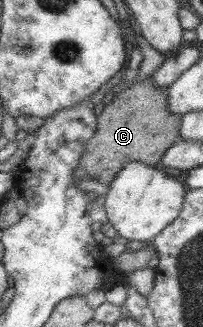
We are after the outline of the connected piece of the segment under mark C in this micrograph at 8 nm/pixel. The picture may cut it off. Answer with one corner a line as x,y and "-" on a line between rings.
154,74
145,80
136,81
135,85
116,94
114,100
104,109
99,109
99,128
94,138
90,140
81,161
82,168
88,171
92,179
110,185
124,169
125,164
132,161
148,163
150,166
158,164
166,151
180,141
183,116
173,114
169,110
169,88
158,87
152,76

